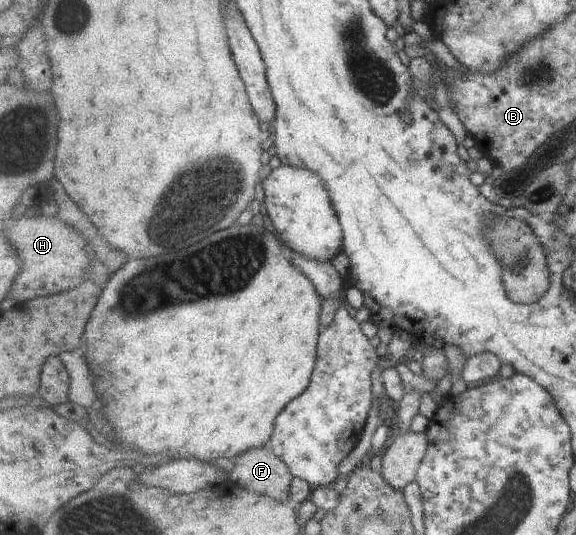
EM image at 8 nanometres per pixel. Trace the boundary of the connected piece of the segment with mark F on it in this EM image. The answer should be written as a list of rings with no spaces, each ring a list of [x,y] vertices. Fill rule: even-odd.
[[[252,449],[236,458],[231,478],[242,488],[281,503],[290,503],[293,474],[278,455],[268,449]]]

